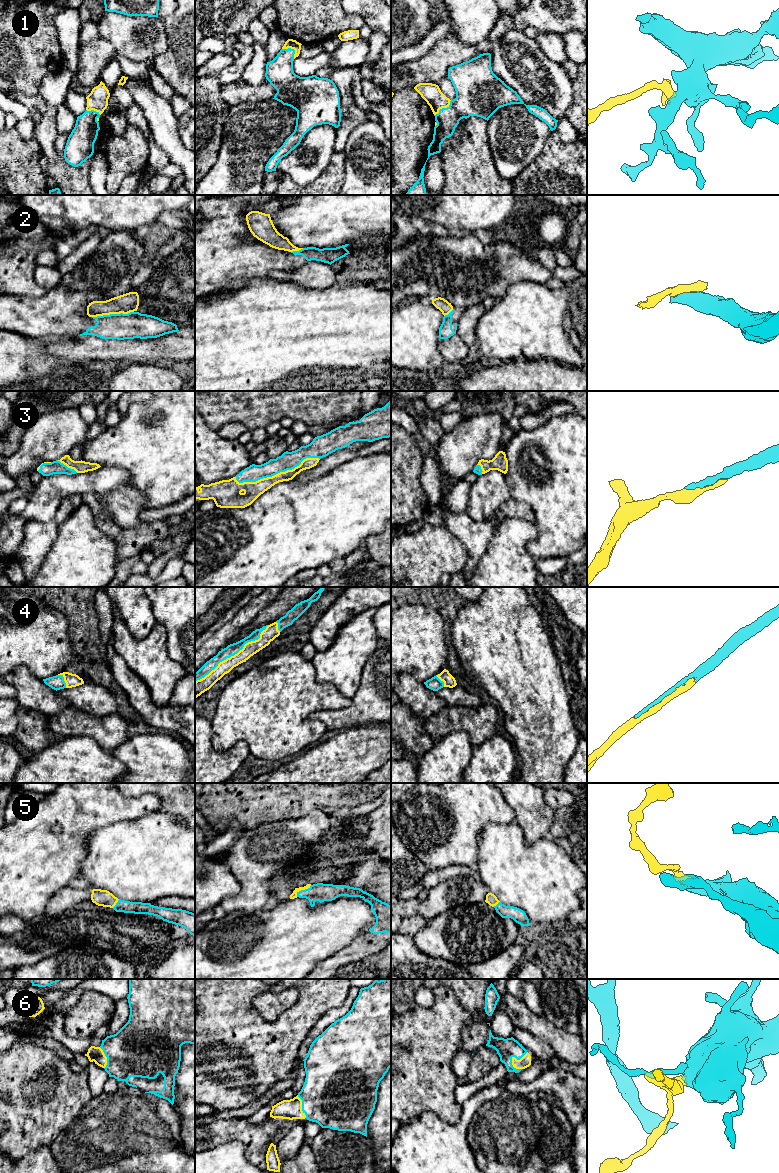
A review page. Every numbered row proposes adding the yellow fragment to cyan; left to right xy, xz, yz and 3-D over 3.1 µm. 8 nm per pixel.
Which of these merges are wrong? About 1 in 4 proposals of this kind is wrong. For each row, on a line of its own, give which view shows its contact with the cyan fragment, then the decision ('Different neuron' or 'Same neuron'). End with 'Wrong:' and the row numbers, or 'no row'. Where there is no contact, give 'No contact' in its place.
1: Touches cyan in yz. Same neuron
2: Touches cyan in xy. Different neuron
3: Touches cyan in xz. Same neuron
4: Touches cyan in xz. Same neuron
5: Touches cyan in xz. Same neuron
6: Touches cyan in yz. Same neuron
Wrong: 2

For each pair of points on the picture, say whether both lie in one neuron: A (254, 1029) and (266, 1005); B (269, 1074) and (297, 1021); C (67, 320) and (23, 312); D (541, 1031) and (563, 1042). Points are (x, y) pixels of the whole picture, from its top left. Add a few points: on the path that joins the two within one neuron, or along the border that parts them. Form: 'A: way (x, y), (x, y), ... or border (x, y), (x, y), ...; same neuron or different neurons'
A: border (253, 999), (266, 1020), (284, 1012); different neurons
B: way (269, 1061), (269, 1051), (286, 1034); same neuron
C: way (56, 317), (34, 317); same neuron
D: way (546, 1031), (558, 1039); same neuron

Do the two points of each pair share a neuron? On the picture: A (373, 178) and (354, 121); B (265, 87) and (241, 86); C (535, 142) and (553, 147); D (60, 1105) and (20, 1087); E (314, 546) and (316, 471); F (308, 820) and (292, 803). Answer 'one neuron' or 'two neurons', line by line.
A: two neurons
B: one neuron
C: two neurons
D: one neuron
E: two neurons
F: two neurons

